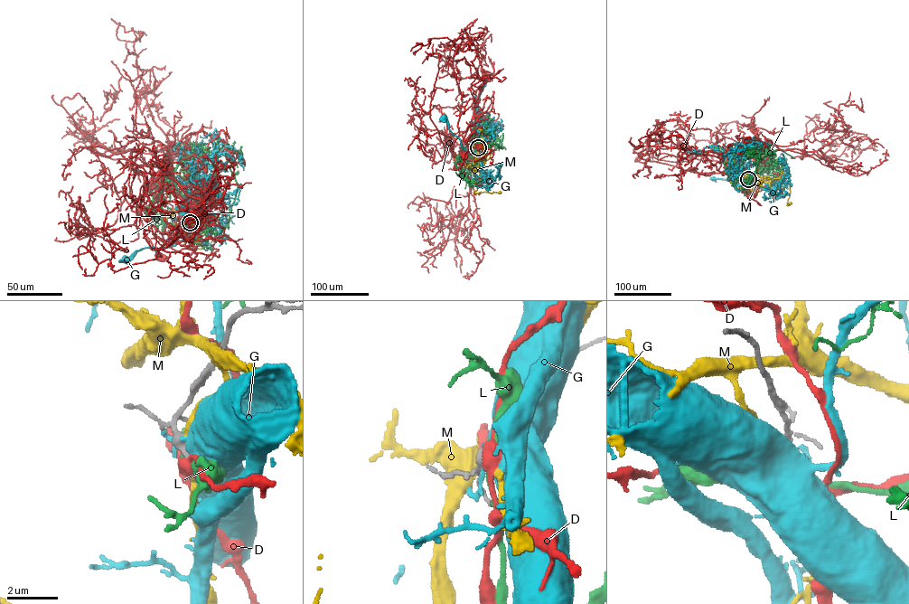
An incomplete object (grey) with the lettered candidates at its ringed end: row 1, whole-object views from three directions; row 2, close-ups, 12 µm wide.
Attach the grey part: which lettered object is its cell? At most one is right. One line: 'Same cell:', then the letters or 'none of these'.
Same cell: none of these

